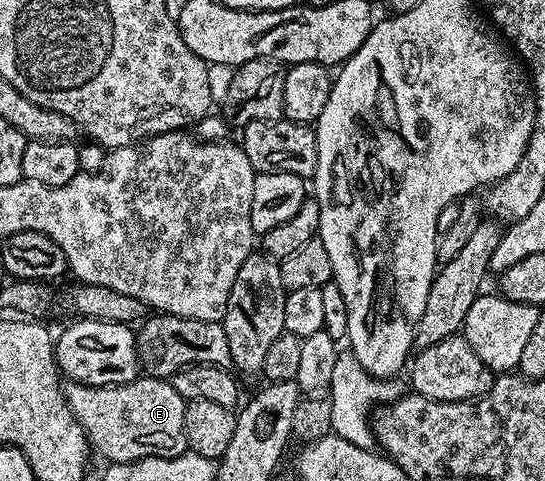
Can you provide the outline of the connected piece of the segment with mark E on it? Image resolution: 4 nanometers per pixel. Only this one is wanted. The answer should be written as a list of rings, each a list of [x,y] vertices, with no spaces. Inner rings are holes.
[[[139,377],[131,383],[115,387],[89,387],[83,383],[67,382],[64,387],[66,403],[78,424],[84,429],[91,448],[106,458],[107,464],[131,463],[144,457],[176,457],[183,455],[186,446],[187,400],[176,393],[173,382],[166,377]]]

